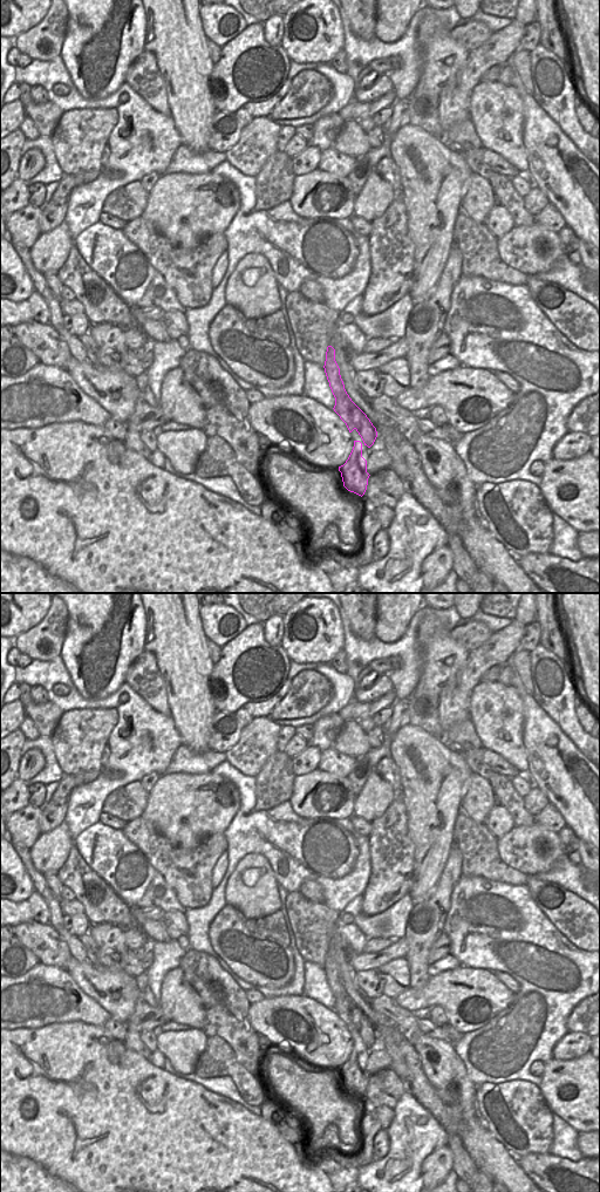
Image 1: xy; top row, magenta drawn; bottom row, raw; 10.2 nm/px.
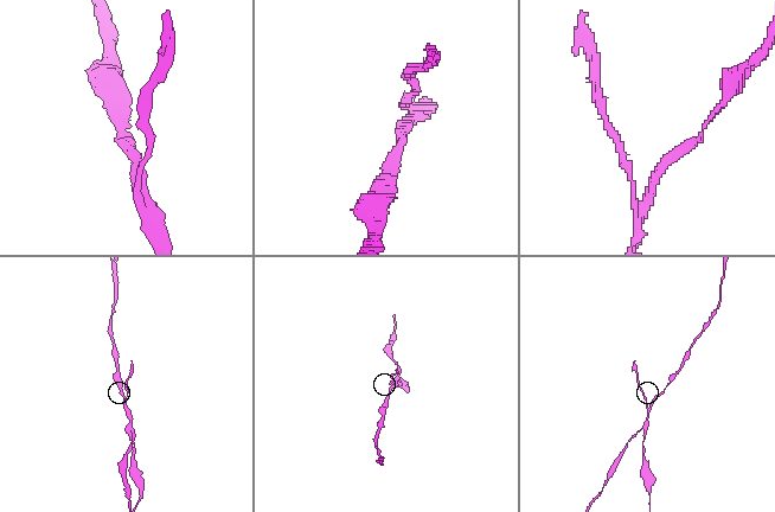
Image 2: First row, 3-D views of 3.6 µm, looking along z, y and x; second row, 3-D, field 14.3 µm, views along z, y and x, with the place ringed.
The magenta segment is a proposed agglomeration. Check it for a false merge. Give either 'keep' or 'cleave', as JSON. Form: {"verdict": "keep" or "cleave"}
{"verdict": "cleave"}

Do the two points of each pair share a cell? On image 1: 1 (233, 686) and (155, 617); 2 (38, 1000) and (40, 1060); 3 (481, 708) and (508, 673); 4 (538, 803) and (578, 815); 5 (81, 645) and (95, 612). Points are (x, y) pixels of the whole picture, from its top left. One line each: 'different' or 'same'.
1: different
2: different
3: different
4: different
5: same

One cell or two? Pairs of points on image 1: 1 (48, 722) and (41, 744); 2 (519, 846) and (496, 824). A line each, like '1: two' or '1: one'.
1: two
2: two

